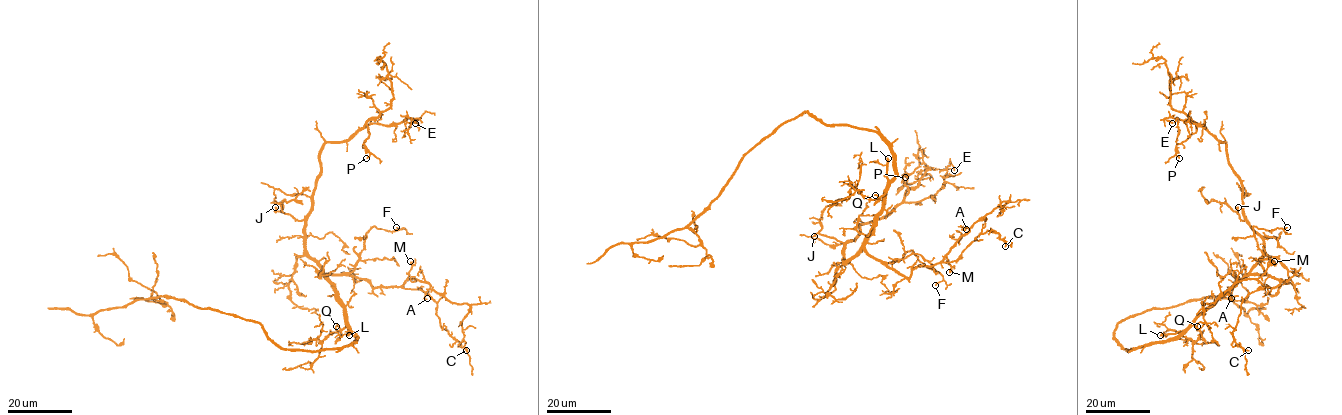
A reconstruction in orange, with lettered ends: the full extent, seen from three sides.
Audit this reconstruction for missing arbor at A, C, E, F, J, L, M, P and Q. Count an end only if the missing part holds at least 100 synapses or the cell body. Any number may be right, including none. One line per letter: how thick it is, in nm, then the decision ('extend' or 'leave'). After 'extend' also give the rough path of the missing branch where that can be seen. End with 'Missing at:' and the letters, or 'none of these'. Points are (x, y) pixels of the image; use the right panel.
A: calibre 100 nm; leave
C: calibre 120 nm; leave
E: calibre 110 nm; leave
F: calibre 90 nm; leave
J: calibre 190 nm; leave
L: calibre 180 nm; extend
M: calibre 440 nm; leave
P: calibre 190 nm; leave
Q: calibre 100 nm; leave
Missing at: L

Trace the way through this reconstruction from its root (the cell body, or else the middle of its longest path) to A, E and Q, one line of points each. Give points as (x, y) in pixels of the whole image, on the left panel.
A: (353, 334), (345, 305), (325, 275), (364, 278), (373, 287), (418, 279), (430, 285), (427, 298)
E: (353, 334), (335, 286), (305, 248), (321, 148), (373, 123), (407, 117), (415, 123)
Q: (353, 334), (346, 325), (338, 330), (336, 326)

